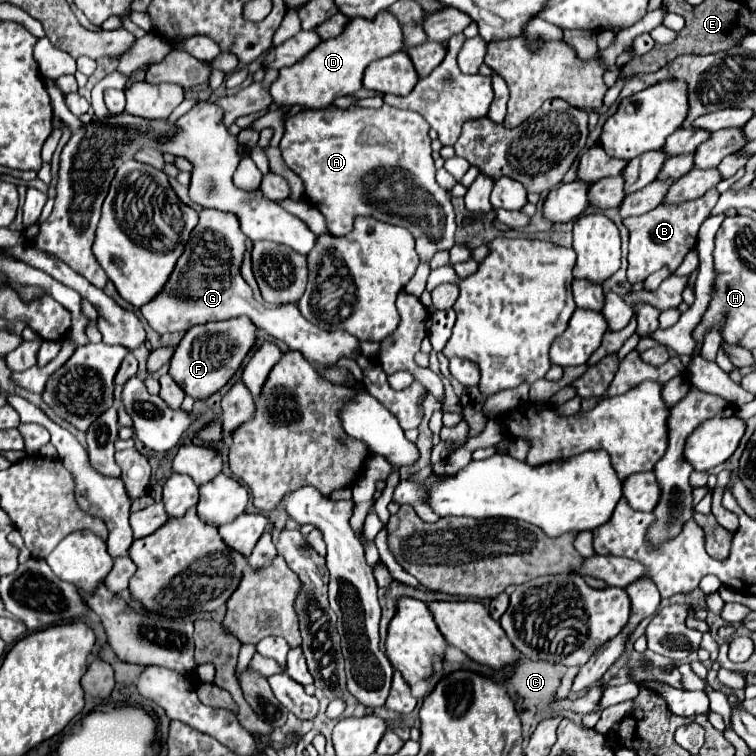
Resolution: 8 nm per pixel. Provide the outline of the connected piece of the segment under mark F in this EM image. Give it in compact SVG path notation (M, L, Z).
M246 317L216 321L210 325L194 325L194 329L188 329L184 339L176 347L170 359L168 373L192 399L208 399L210 395L220 391L236 373L242 359L252 349L254 341L256 327L250 325L250 319Z

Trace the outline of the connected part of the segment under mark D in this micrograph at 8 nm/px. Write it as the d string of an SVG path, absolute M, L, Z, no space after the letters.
M380 11L376 19L350 19L344 31L346 33L338 35L336 39L322 41L292 67L280 69L278 79L270 87L270 95L278 109L294 105L308 109L326 109L334 99L352 95L362 89L362 73L372 61L384 59L402 49L402 31L398 19L388 11Z

